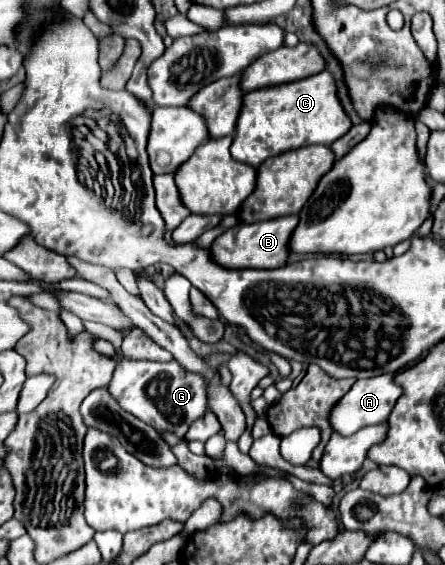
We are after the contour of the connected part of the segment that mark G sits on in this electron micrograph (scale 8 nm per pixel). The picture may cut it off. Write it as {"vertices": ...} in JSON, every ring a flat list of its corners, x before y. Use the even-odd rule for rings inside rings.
{"vertices":[[117,347,117,355,121,357,113,377,107,385,109,393,117,403,129,411,131,415,139,417,147,425,161,431,171,431,177,437,183,437,195,419,201,419,207,413,207,395,205,395,205,381,201,375,189,375,189,371,181,371,181,365,171,363,153,363,153,361,135,361,123,355]]}

